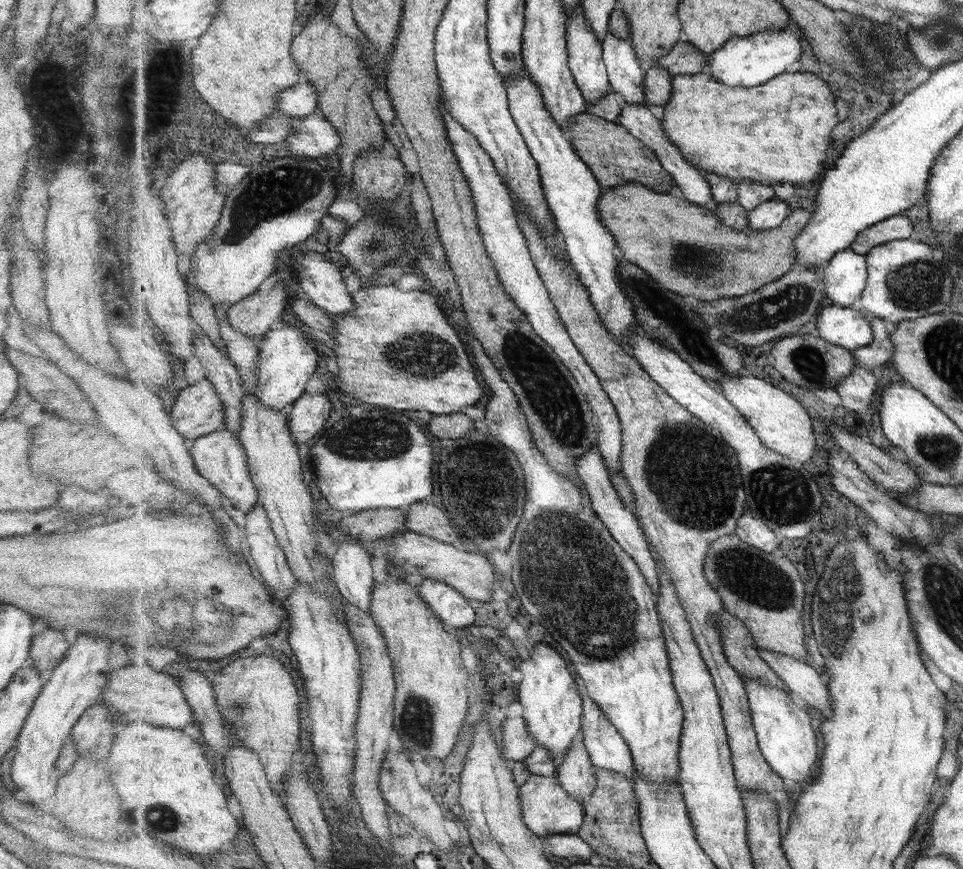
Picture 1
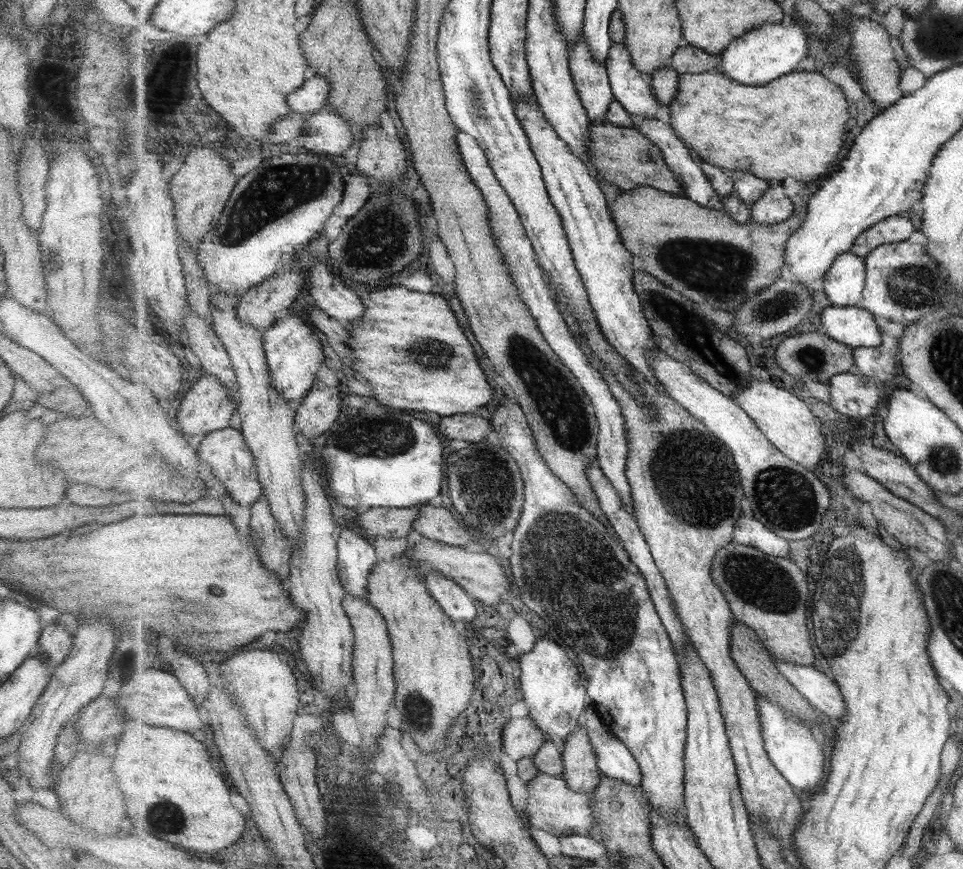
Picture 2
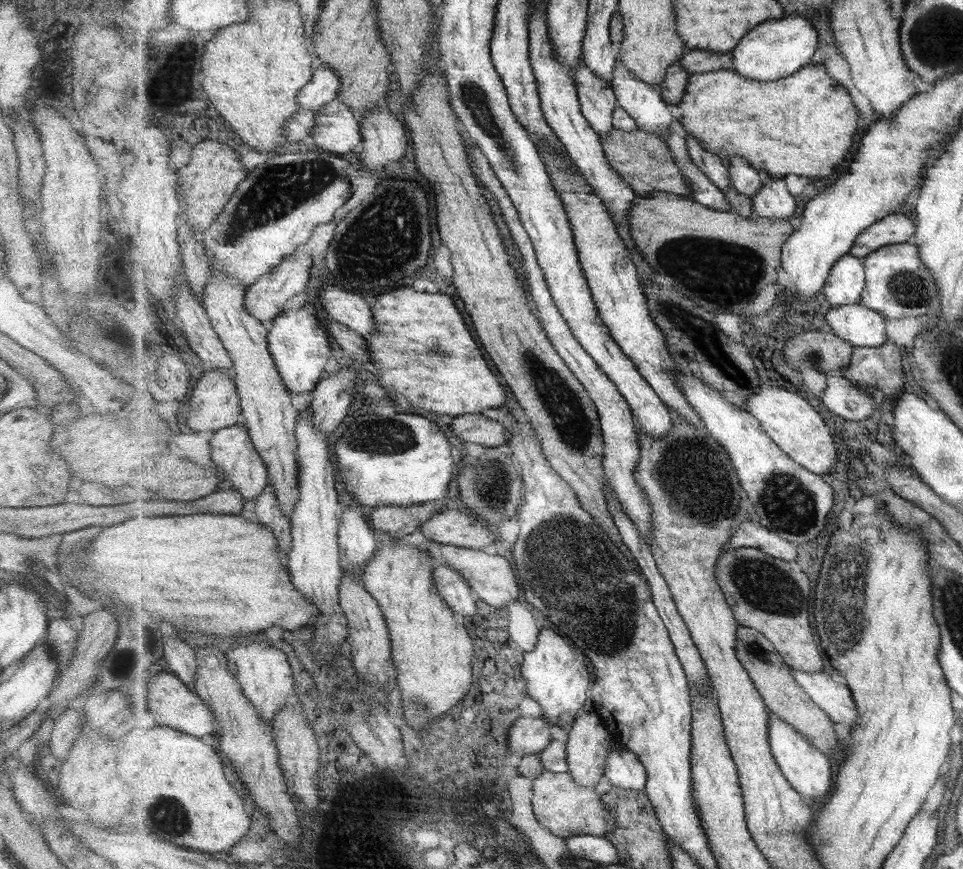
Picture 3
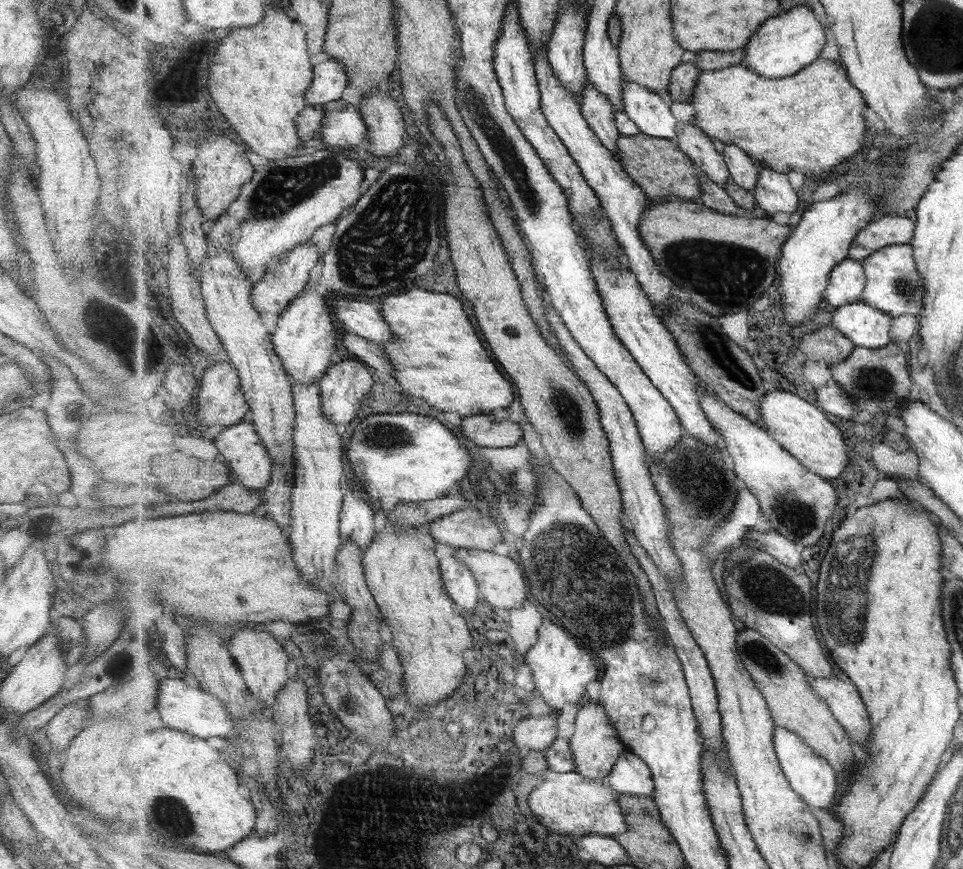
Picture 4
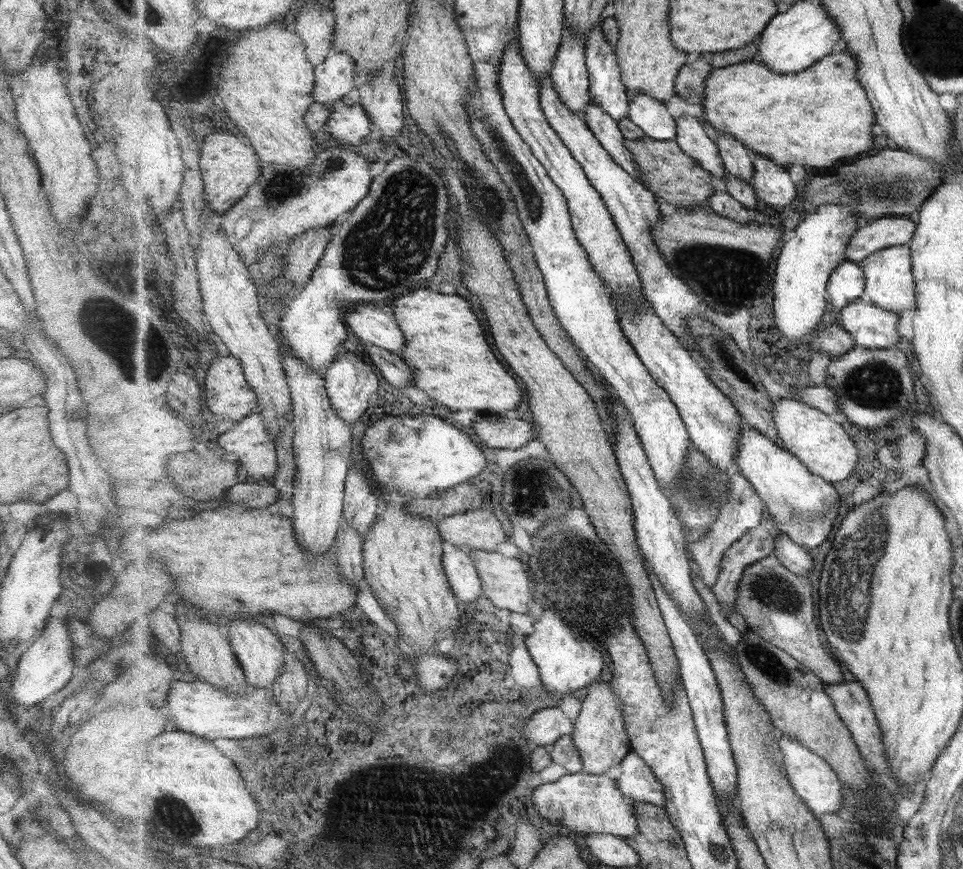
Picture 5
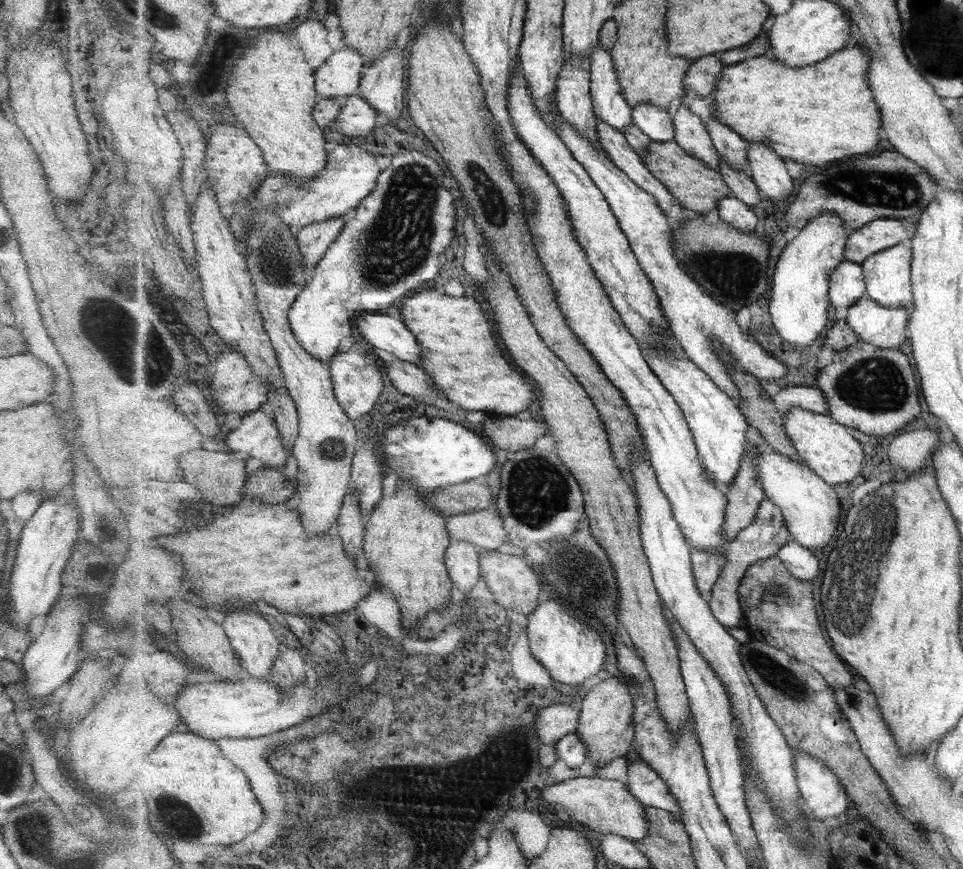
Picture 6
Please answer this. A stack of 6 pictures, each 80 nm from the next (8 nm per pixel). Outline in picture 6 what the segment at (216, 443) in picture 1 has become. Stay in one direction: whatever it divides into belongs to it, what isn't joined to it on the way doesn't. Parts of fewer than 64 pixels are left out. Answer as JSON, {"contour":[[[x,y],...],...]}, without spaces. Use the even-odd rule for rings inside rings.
{"contour":[[[264,407],[242,417],[240,425],[229,432],[224,442],[235,453],[243,452],[249,454],[249,458],[263,461],[260,468],[278,468],[293,456],[280,436],[273,413]]]}

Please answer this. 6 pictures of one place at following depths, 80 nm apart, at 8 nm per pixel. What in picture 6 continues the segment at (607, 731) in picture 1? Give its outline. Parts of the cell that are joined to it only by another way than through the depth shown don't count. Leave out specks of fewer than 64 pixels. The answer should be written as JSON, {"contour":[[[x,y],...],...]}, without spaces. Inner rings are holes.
{"contour":[[[643,759],[631,761],[628,768],[626,785],[633,797],[640,800],[645,806],[660,808],[675,813],[680,818],[680,804],[675,798],[669,785]]]}

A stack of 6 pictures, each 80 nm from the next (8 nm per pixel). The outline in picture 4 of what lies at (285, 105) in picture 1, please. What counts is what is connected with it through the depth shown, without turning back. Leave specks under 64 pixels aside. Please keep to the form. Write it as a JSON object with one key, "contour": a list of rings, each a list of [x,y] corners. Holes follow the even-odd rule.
{"contour":[[[326,58],[314,65],[315,77],[304,94],[308,105],[327,105],[343,96],[349,84],[348,71],[344,62]]]}

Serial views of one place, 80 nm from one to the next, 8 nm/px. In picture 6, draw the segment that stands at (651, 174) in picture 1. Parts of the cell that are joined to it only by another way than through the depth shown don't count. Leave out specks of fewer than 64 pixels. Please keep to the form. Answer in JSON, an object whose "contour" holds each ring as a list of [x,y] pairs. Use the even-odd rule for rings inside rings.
{"contour":[[[651,141],[648,151],[640,155],[649,167],[649,171],[653,172],[653,175],[657,176],[665,187],[669,187],[669,191],[673,192],[675,199],[689,210],[704,214],[713,208],[717,209],[723,198],[735,198],[721,172],[707,167],[707,164],[699,158],[695,158],[688,151],[683,150],[678,142]]]}

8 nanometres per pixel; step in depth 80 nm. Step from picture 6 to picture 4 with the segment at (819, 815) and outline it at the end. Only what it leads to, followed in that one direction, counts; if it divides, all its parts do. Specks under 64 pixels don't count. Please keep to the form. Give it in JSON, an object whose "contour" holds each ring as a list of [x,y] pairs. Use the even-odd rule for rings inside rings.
{"contour":[[[776,725],[774,741],[781,768],[791,787],[811,806],[832,811],[837,804],[837,782],[840,776],[835,767],[824,756],[817,754],[800,734],[795,734],[784,726]]]}

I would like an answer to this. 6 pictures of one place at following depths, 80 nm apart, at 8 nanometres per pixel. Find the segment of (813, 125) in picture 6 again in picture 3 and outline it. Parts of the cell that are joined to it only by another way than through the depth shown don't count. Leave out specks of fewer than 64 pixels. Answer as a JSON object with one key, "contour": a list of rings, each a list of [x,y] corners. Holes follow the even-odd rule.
{"contour":[[[825,63],[807,65],[787,78],[771,82],[751,80],[732,69],[693,74],[677,64],[668,68],[661,87],[665,102],[677,105],[682,112],[680,122],[687,134],[698,138],[709,152],[721,156],[725,165],[729,166],[731,156],[741,154],[757,171],[777,179],[794,174],[810,181],[835,174],[837,164],[853,150],[855,134],[861,130],[860,112],[851,94],[845,86],[831,80]]]}

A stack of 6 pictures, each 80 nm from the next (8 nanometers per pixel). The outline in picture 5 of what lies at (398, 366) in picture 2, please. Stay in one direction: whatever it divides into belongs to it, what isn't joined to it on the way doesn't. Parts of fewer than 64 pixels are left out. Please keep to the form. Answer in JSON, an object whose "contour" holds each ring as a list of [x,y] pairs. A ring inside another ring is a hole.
{"contour":[[[429,288],[415,289],[411,294],[400,297],[393,301],[389,311],[406,336],[406,347],[402,350],[401,357],[414,374],[414,386],[429,394],[437,404],[441,404],[445,412],[475,410],[477,413],[504,414],[509,410],[515,410],[521,404],[521,398],[525,398],[526,394],[524,382],[511,372],[507,372],[506,364],[497,358],[497,354],[489,344],[490,338],[487,338],[485,332],[487,328],[483,328],[483,322],[473,312],[469,300],[456,293],[441,294]],[[478,415],[472,422],[472,430],[478,436],[480,442],[489,448],[509,448],[519,450],[527,446],[527,442],[533,438],[531,432],[536,425],[533,422],[516,418],[507,419],[501,415],[500,420],[495,416]]]}

